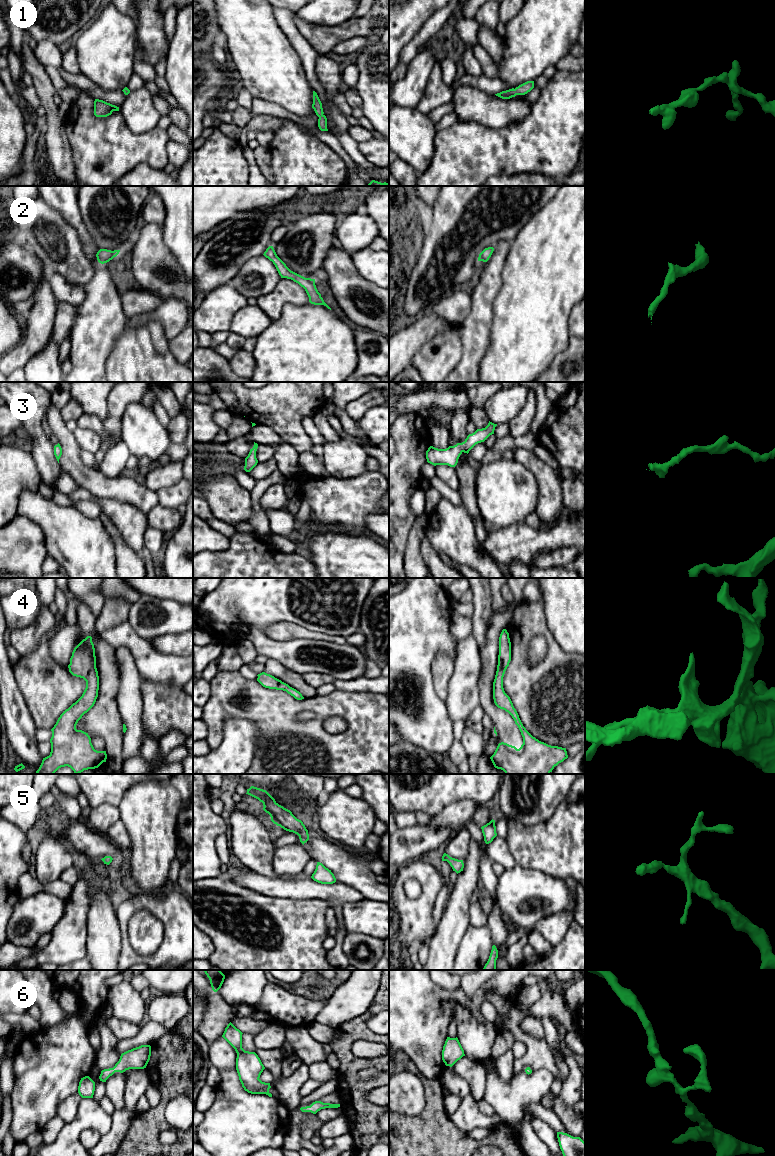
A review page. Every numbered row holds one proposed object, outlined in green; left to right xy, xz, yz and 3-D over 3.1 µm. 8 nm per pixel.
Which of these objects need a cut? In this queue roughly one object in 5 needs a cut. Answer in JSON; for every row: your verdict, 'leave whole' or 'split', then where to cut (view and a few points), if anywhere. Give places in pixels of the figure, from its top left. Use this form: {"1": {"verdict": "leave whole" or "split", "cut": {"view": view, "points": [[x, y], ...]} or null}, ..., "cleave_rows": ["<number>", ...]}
{"1": {"verdict": "leave whole", "cut": null}, "2": {"verdict": "leave whole", "cut": null}, "3": {"verdict": "leave whole", "cut": null}, "4": {"verdict": "leave whole", "cut": null}, "5": {"verdict": "leave whole", "cut": null}, "6": {"verdict": "leave whole", "cut": null}, "cleave_rows": []}

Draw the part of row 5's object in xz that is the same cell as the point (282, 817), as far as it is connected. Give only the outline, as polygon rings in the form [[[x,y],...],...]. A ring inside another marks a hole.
[[[251,786],[246,794],[263,803],[263,810],[270,815],[274,824],[297,834],[303,845],[309,840],[308,830],[303,822],[297,819],[290,810],[279,805],[266,790]]]

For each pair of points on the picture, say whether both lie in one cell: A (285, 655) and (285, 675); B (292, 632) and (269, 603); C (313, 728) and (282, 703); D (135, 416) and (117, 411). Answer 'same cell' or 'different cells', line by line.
A: different cells
B: different cells
C: same cell
D: different cells

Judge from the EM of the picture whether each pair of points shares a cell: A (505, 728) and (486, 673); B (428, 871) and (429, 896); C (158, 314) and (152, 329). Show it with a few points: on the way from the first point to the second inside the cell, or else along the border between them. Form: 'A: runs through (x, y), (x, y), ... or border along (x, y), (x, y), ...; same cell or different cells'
A: runs through (496, 714), (486, 701), (486, 687); same cell
B: runs through (429, 877), (429, 890); same cell
C: border along (133, 326), (157, 321), (169, 339); different cells

